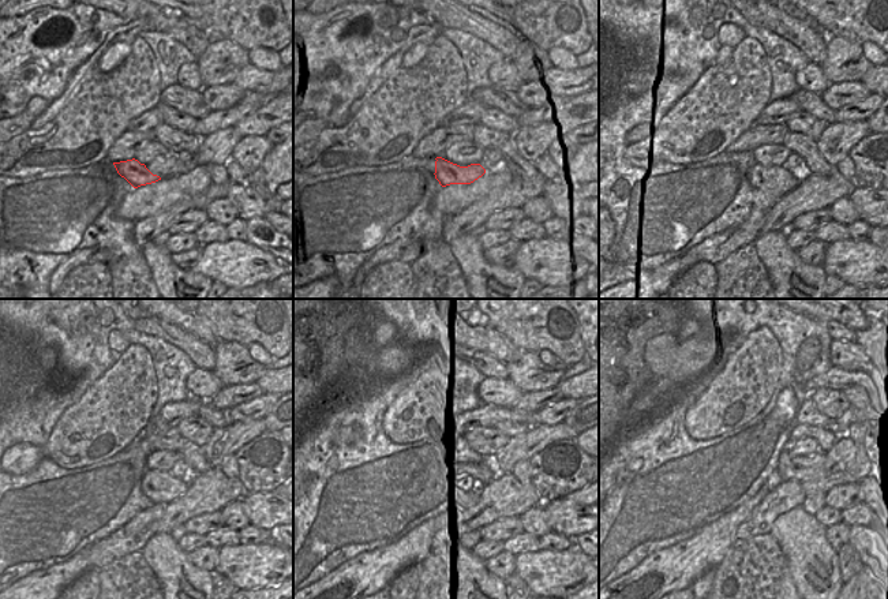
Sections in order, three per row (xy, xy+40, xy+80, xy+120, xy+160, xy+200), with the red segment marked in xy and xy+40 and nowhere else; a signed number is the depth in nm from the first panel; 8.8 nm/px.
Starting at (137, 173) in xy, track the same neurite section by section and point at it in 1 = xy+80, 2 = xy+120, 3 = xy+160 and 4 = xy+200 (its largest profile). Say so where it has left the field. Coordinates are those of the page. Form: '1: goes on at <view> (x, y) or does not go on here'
1: goes on at xy+80 (776, 180)
2: goes on at xy+120 (160, 487)
3: goes on at xy+160 (465, 485)
4: goes on at xy+200 (801, 468)

